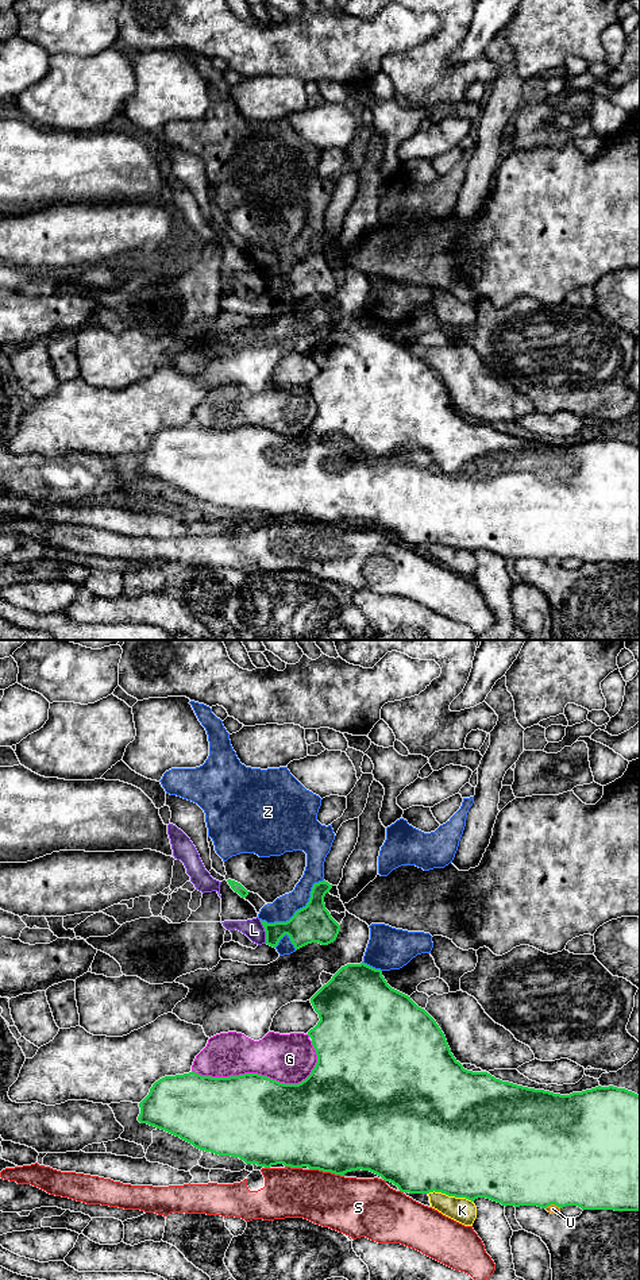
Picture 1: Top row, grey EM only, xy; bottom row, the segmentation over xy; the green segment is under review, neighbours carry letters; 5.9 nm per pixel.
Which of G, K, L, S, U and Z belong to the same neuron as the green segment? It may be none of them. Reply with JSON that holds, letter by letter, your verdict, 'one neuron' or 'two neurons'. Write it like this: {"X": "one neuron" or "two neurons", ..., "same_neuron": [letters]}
{"G": "two neurons", "K": "two neurons", "L": "two neurons", "S": "two neurons", "U": "two neurons", "Z": "two neurons", "same_neuron": []}

